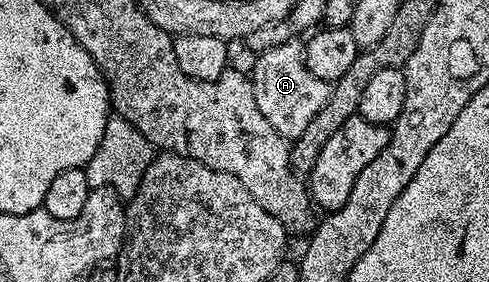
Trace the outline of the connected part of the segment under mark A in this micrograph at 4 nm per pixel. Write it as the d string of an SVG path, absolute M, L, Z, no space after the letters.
M298 39L259 53L253 60L252 80L256 107L260 107L264 119L268 119L272 127L276 127L278 134L292 143L303 134L308 123L312 123L316 111L320 111L324 103L328 103L331 82L316 79L316 75L308 71L304 45Z

